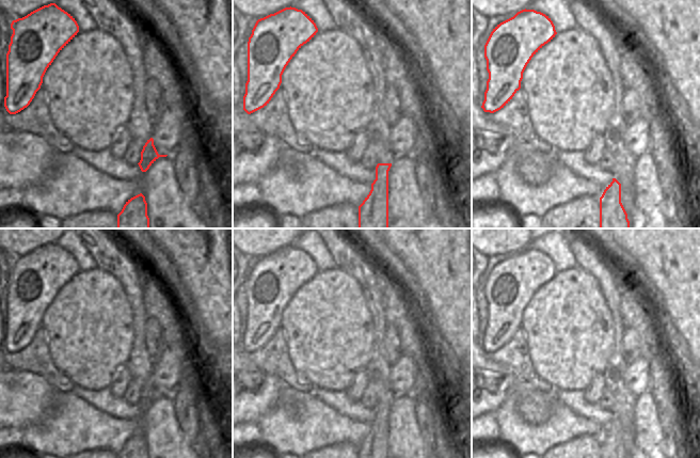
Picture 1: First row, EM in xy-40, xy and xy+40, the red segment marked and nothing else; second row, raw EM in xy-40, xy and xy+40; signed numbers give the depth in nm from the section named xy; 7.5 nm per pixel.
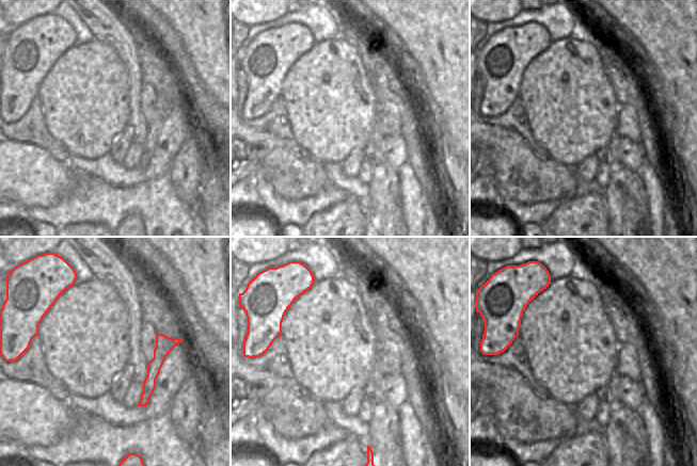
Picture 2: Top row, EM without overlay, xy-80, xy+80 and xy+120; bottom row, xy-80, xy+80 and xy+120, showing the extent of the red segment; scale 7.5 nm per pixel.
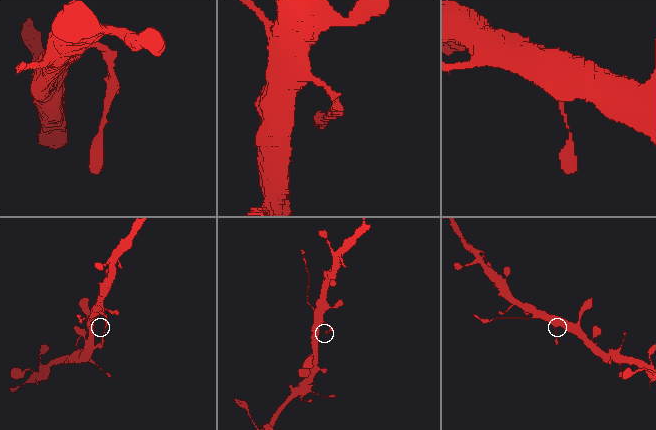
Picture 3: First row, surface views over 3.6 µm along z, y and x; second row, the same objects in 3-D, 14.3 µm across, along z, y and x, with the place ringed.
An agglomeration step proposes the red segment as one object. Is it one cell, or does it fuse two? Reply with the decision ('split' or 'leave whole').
leave whole

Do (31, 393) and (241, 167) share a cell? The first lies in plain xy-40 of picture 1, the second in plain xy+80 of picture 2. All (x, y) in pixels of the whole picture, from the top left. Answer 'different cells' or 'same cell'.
same cell

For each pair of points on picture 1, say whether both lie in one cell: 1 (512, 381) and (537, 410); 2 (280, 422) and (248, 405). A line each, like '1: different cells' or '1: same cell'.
1: same cell
2: different cells

